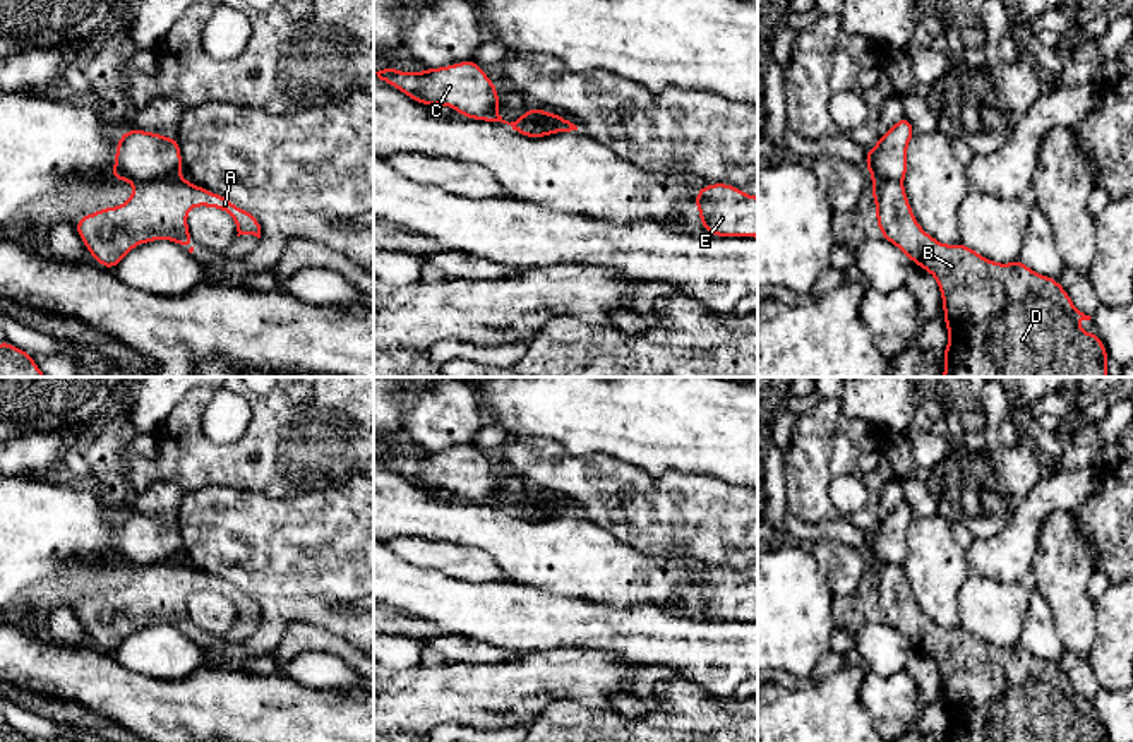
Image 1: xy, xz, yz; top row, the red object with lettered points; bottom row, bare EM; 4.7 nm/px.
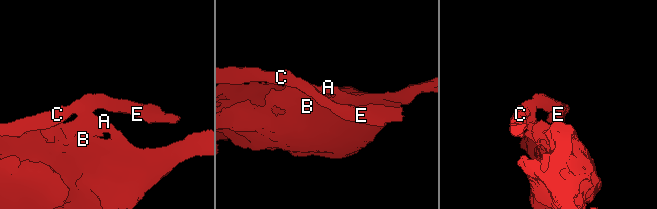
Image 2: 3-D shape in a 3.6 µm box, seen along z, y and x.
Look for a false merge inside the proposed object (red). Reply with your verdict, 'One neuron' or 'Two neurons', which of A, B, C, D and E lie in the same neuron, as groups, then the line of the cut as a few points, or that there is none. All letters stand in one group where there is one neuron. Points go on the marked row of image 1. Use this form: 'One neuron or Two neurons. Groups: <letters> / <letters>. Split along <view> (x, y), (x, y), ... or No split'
Two neurons. Groups: A B D / C E. Split along xy (179, 175), (137, 180), (134, 184)

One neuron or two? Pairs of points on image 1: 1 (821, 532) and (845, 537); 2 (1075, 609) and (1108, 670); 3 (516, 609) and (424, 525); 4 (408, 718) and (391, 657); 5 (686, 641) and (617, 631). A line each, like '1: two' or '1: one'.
1: one
2: two
3: two
4: two
5: one

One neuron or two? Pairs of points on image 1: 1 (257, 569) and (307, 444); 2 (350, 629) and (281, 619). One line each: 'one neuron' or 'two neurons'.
1: two neurons
2: one neuron

